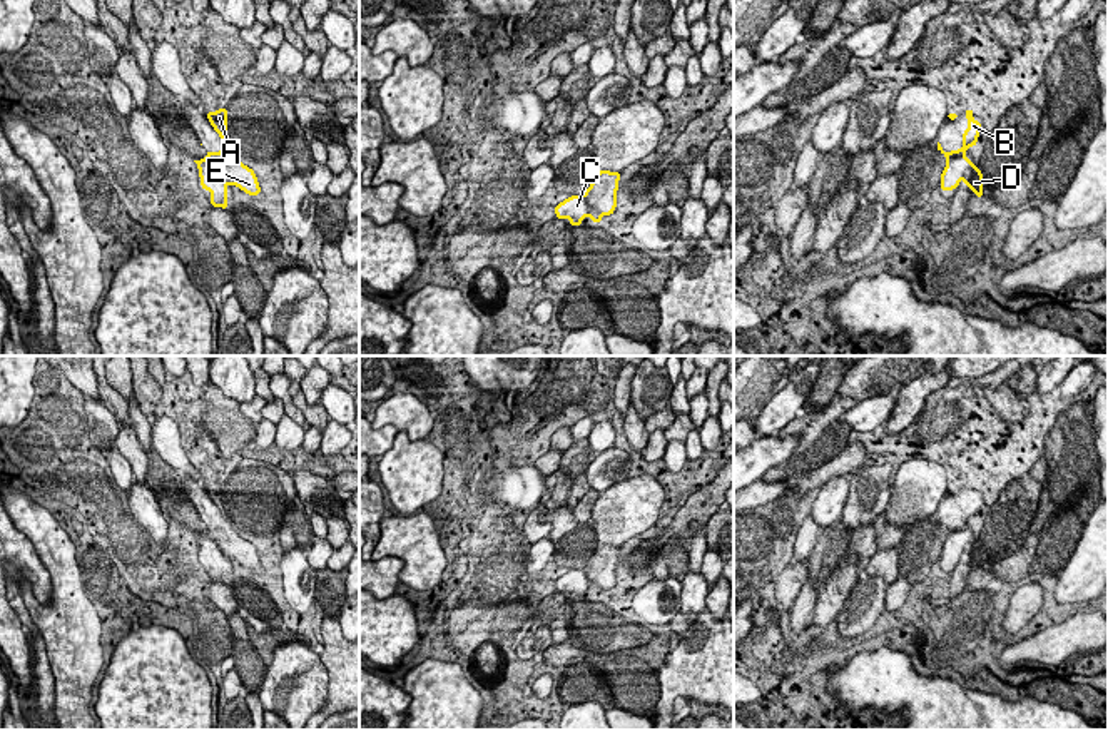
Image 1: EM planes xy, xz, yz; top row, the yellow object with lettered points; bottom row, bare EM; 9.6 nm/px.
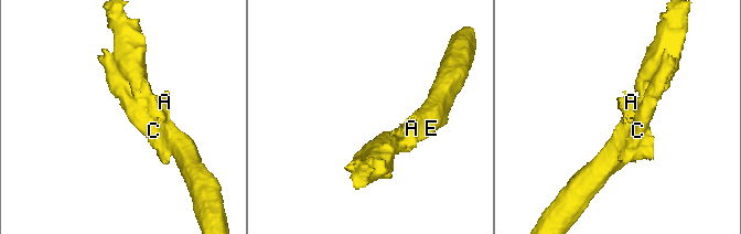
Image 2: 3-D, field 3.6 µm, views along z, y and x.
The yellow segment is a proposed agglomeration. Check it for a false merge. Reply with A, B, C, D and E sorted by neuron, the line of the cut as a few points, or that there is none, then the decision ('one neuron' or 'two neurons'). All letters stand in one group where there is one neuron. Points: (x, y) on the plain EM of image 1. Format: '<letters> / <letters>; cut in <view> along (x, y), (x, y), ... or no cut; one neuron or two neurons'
A B E / C D; cut in xy along (206, 533), (223, 550), (226, 560); two neurons

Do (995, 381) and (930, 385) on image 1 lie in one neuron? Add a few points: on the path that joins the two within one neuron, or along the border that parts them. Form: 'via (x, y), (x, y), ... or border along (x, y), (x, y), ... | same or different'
border along (951, 378), (926, 400), (919, 411) | different

